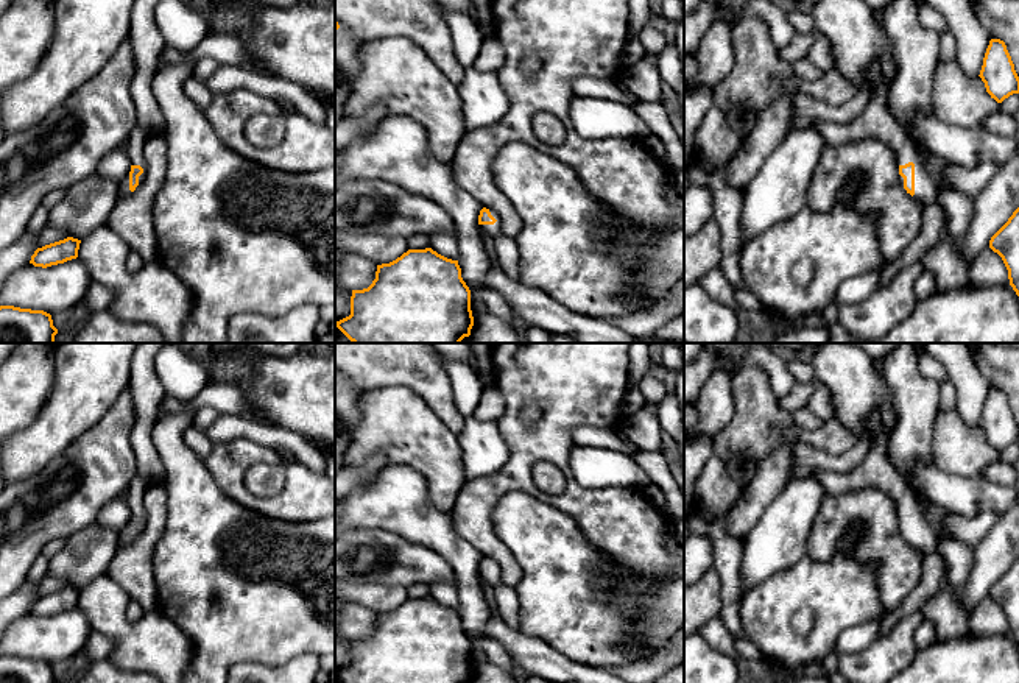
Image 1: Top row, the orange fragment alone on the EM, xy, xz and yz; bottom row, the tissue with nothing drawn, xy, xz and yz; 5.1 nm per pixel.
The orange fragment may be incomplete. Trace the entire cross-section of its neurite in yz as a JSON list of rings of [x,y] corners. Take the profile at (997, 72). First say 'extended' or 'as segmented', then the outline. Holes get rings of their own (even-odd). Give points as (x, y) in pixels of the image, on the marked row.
as segmented | [[[1000,39],[989,41],[978,76],[985,83],[986,92],[997,103],[1019,94],[1019,76],[1005,42]]]

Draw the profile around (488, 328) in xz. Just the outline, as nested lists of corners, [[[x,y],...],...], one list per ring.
[[[491,312],[477,317],[471,338],[474,343],[525,343],[514,327]]]

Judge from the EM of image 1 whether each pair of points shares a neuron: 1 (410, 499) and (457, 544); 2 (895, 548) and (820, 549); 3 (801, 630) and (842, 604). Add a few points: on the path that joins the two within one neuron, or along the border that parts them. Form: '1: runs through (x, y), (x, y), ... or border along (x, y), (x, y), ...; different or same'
1: runs through (421, 512), (444, 535); same
2: runs through (877, 527), (863, 513), (851, 513), (835, 529); same
3: runs through (810, 621), (828, 604), (832, 604); same

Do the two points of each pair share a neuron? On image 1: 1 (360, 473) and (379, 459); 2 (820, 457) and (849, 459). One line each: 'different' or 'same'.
1: same
2: same

